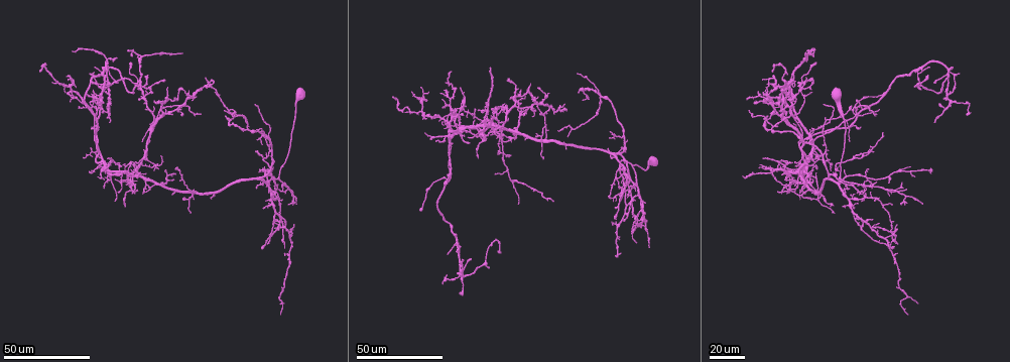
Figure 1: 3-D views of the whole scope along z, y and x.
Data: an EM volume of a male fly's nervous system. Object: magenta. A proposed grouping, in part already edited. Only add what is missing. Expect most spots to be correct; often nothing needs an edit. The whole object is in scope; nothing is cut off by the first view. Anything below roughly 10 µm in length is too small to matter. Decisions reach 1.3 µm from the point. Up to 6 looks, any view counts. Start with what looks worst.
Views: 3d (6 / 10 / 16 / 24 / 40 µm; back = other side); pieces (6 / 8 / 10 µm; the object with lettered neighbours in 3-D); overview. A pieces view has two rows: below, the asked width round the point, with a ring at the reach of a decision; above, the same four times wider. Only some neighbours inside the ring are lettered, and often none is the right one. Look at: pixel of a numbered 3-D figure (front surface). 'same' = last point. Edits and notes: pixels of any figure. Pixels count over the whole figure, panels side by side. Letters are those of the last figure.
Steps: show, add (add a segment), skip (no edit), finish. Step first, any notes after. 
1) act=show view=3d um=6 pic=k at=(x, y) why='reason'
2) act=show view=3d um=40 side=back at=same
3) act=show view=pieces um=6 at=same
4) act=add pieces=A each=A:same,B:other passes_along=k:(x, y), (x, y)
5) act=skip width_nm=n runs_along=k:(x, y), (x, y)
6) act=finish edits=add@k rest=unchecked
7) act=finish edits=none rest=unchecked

act=show view=3d um=40 pic=1 at=(256, 105) why='end of a long branch'

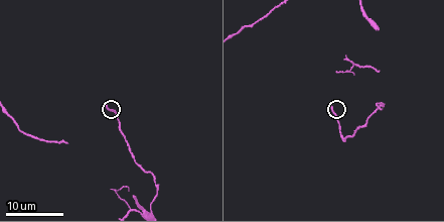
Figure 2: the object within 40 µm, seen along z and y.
act=show view=pieces um=6 pic=2 at=(106, 107) why='what lies round it'

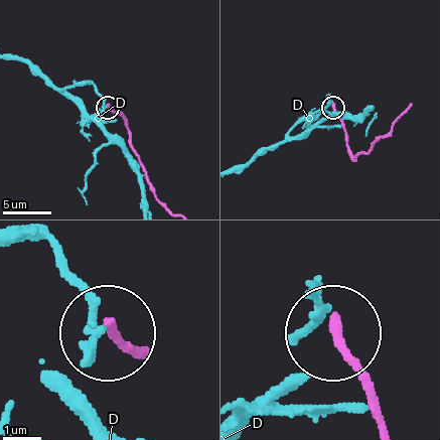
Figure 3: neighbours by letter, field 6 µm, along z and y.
act=skip each=D:other runs_along=3:(161, 202), (132, 145), (126, 123), (120, 114), (109, 108) found='none of them fits'

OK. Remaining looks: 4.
act=show view=3d um=40 pic=1 at=(115, 199) why='end of a long branch'

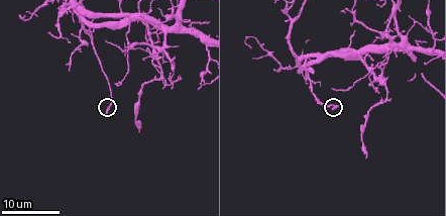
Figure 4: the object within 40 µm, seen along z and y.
act=show view=3d um=10 pic=4 at=(105, 114)

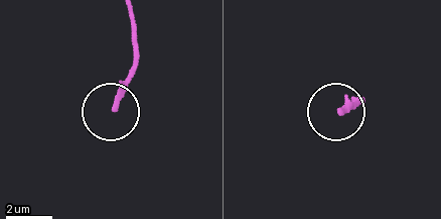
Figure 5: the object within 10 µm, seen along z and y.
act=show view=pieces um=10 pic=5 at=(116, 109)

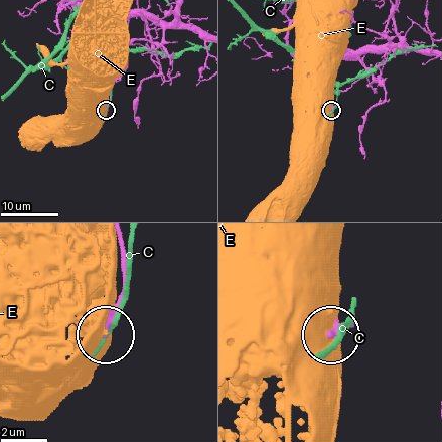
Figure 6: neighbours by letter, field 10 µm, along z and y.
act=skip width_nm=240 each=C:other,E:other found='no lettered segment goes on from it'

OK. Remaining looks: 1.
act=finish edits=none rest=unchecked

